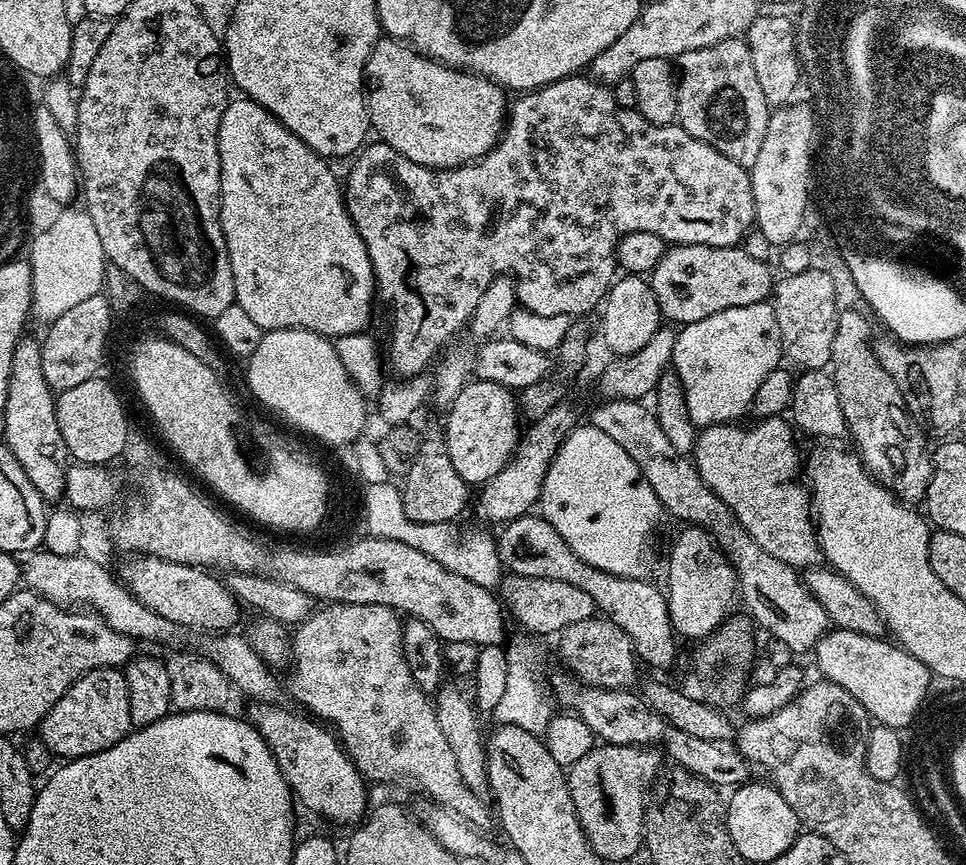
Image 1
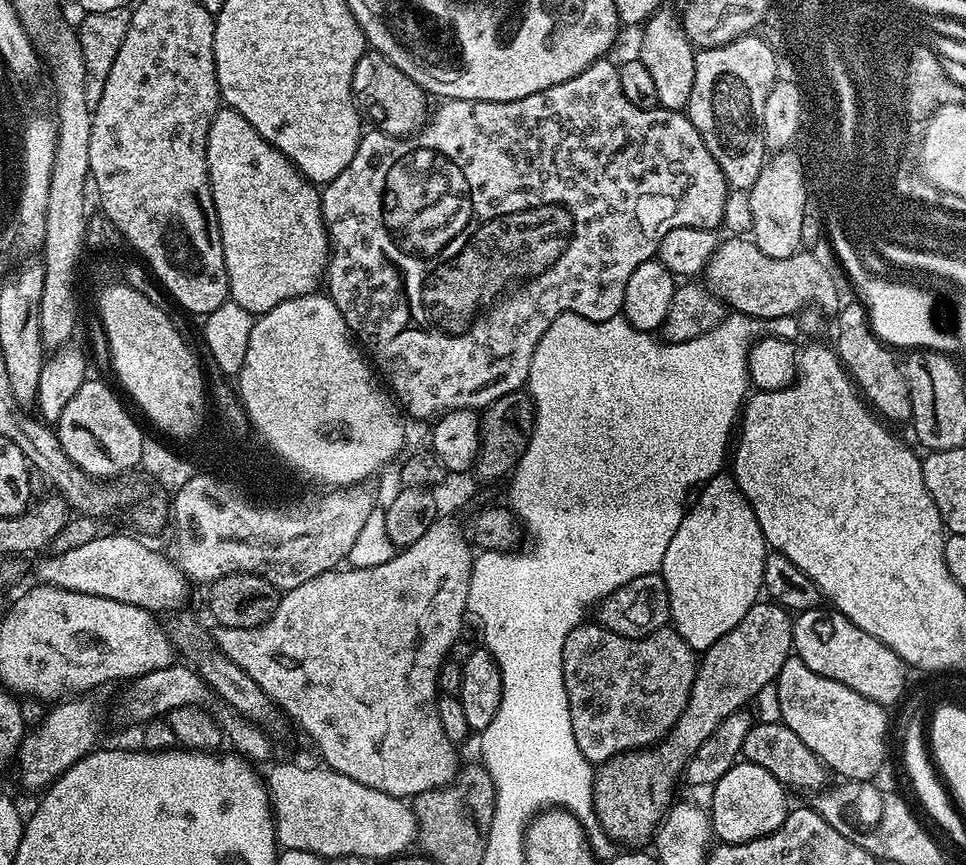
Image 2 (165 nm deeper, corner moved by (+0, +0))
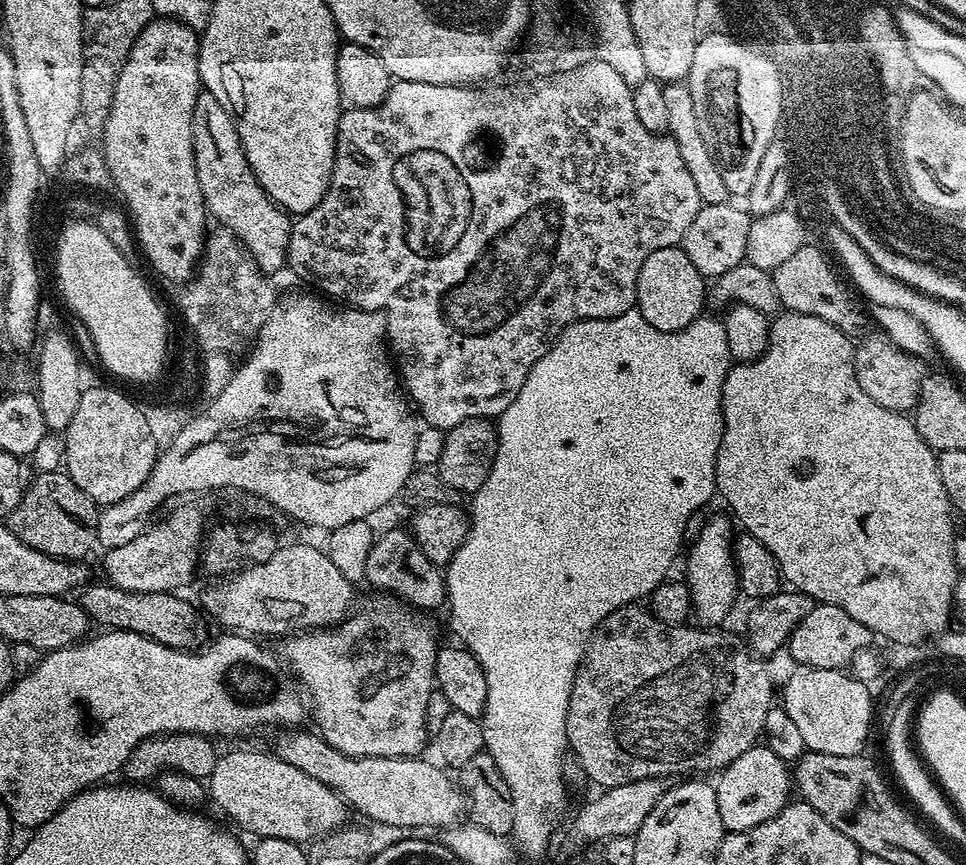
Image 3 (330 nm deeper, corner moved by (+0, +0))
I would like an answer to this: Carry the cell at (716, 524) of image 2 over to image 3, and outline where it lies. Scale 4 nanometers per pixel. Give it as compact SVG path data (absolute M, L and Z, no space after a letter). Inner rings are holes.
M724 516L712 517L701 528L686 560L684 580L691 592L695 621L701 627L719 627L719 623L729 614L736 596L738 597L739 584L732 558L734 531L732 532L731 519Z

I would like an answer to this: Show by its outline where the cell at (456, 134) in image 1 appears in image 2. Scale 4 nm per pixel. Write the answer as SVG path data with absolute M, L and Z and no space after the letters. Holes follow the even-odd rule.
M365 51L354 66L352 94L359 111L373 120L375 127L386 136L410 136L426 123L424 99L426 93L381 53ZM368 115L368 116L367 116Z

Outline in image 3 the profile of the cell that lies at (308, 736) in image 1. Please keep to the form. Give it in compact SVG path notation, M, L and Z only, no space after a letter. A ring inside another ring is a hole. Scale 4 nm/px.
M89 582L78 592L82 610L86 610L97 625L104 624L100 626L108 630L137 632L171 648L185 650L199 649L209 639L209 621L205 613L195 603L192 605L190 601L183 600L180 597L183 595L176 592L127 592L107 582L99 583Z

